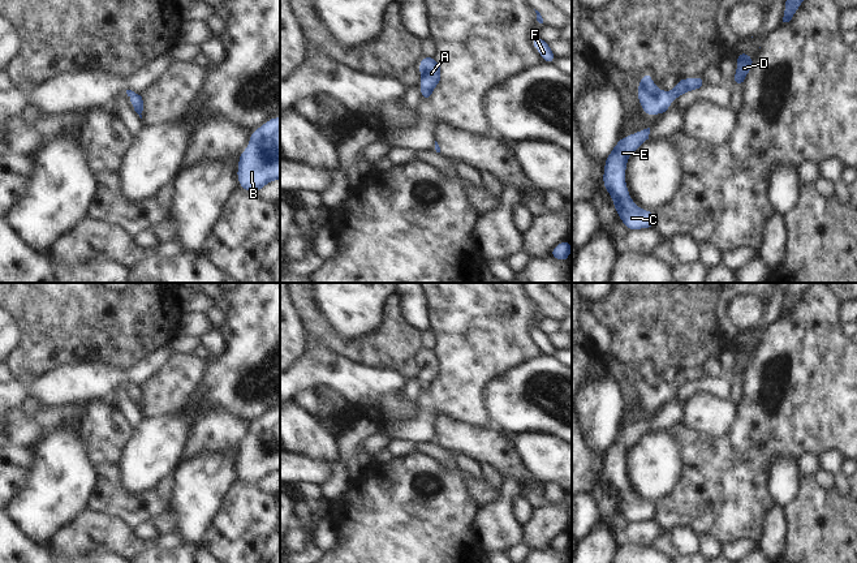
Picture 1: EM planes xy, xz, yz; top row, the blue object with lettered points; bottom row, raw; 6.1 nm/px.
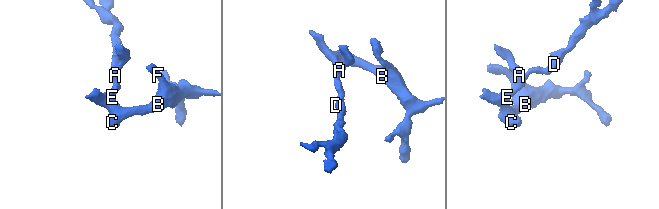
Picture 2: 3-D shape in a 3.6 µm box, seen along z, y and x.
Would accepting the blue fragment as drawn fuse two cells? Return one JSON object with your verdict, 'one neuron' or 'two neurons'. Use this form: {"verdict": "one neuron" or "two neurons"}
{"verdict": "one neuron"}

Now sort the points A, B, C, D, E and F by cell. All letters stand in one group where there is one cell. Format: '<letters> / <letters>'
A B C D E F

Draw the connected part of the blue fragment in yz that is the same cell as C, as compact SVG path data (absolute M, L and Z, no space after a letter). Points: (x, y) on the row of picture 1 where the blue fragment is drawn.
M650 128L620 138L604 162L603 186L628 231L655 227L656 212L638 207L630 198L625 182L628 158L649 139L649 134Z

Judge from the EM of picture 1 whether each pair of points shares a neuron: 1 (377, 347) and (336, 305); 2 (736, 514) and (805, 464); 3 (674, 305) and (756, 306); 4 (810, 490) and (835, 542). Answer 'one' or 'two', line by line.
1: two
2: two
3: two
4: one

